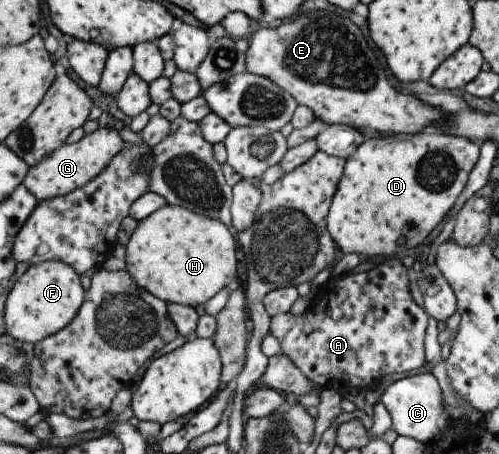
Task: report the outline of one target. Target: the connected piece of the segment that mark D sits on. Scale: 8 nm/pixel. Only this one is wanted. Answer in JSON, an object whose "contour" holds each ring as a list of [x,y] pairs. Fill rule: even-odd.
{"contour":[[[437,131],[437,133],[415,133],[415,135],[391,135],[391,137],[375,135],[367,137],[366,141],[363,141],[359,147],[356,147],[353,154],[345,160],[341,179],[339,179],[337,183],[337,189],[335,189],[333,197],[331,197],[329,210],[325,217],[327,232],[331,240],[337,245],[337,249],[339,249],[343,255],[355,253],[367,257],[391,258],[391,255],[396,255],[396,257],[399,258],[404,255],[407,249],[418,248],[420,244],[424,246],[425,242],[423,241],[428,237],[429,233],[435,229],[435,225],[445,217],[445,213],[453,207],[455,199],[457,199],[461,191],[463,191],[463,186],[467,181],[469,172],[473,169],[478,159],[479,150],[480,147],[476,143],[471,143],[471,141],[461,139],[461,137],[441,135],[439,131]]]}

